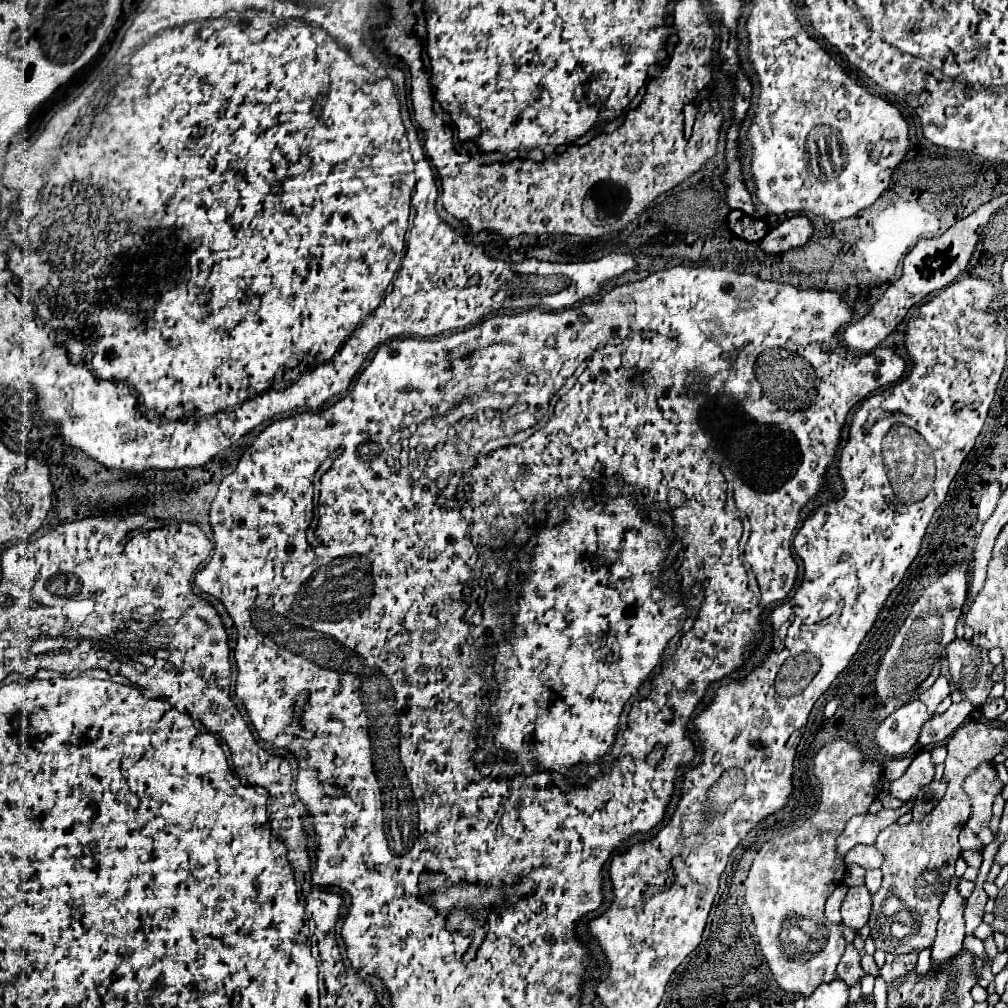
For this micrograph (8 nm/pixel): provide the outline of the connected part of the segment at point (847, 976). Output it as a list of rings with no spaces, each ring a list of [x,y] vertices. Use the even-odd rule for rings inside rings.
[[[846,943],[846,951],[844,951],[836,971],[838,971],[838,977],[846,985],[856,983],[864,975],[864,969],[860,967],[860,955],[858,955],[858,951],[856,951],[856,947],[852,943]]]

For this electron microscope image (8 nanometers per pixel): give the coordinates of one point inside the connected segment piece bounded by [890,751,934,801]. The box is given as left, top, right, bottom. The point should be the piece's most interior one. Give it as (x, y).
(920, 773)

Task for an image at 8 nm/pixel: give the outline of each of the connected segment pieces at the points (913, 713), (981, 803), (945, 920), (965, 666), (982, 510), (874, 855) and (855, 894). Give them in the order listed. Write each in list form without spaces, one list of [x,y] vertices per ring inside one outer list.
[[[918,699],[898,707],[876,729],[876,737],[874,737],[876,749],[882,751],[884,755],[892,755],[892,757],[908,753],[916,745],[920,727],[930,717],[932,717],[932,713],[928,713],[924,703]]]
[[[982,763],[964,781],[964,791],[970,795],[970,801],[972,801],[972,813],[966,825],[974,833],[978,833],[982,827],[990,823],[992,803],[996,795],[1002,791],[1002,783],[996,777],[996,769],[990,763]]]
[[[960,877],[950,879],[950,889],[940,905],[938,935],[932,945],[932,967],[940,967],[950,957],[958,955],[964,941],[964,907],[966,899],[958,891]]]
[[[954,639],[946,651],[952,681],[970,703],[982,705],[992,689],[990,673],[994,667],[988,661],[988,653],[966,639]]]
[[[990,483],[986,487],[980,503],[978,503],[978,521],[980,523],[984,523],[994,513],[994,507],[996,507],[998,499],[1000,499],[1000,487],[998,487],[998,483]]]
[[[856,845],[844,857],[844,865],[860,865],[864,869],[878,869],[882,865],[882,853],[874,845]]]
[[[850,887],[842,903],[842,925],[862,929],[868,923],[872,897],[866,887]]]

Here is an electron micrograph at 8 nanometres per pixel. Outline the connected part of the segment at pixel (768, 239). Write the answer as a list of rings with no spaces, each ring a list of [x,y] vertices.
[[[790,217],[778,227],[770,229],[766,237],[758,243],[764,253],[782,253],[792,247],[804,245],[812,235],[812,225],[806,217]]]

